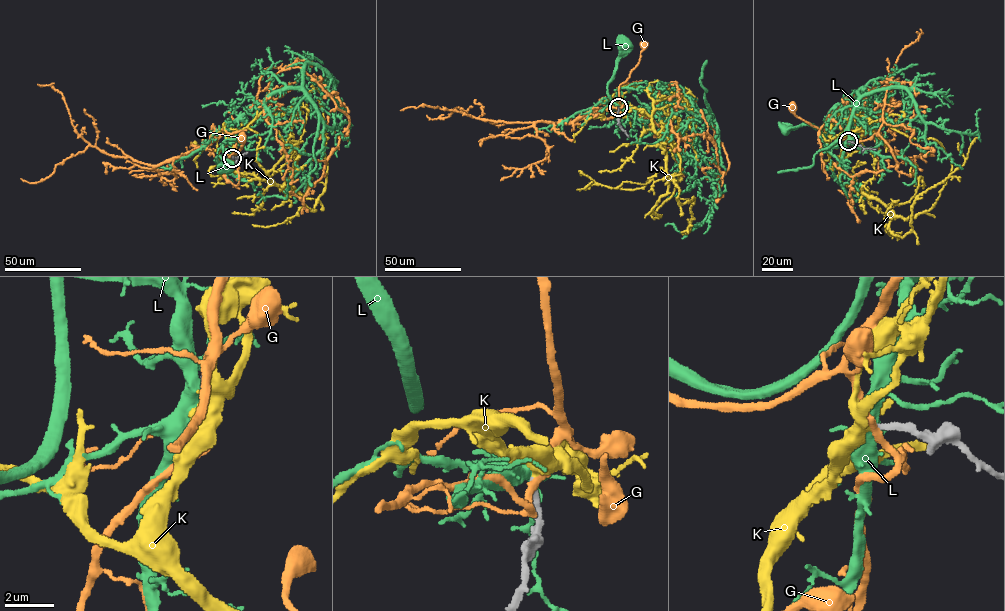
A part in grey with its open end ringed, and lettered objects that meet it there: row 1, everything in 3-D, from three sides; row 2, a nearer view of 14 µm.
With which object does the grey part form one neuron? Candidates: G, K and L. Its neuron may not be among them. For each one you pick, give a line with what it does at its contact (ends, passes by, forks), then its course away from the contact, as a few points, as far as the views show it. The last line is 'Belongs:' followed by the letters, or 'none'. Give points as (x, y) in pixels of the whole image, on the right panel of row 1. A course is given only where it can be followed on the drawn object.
K: It passes by. Its course: (848, 141), (839, 168), (905, 218), (928, 210), (951, 171), (935, 140), (910, 138), (844, 107)
Belongs: K

